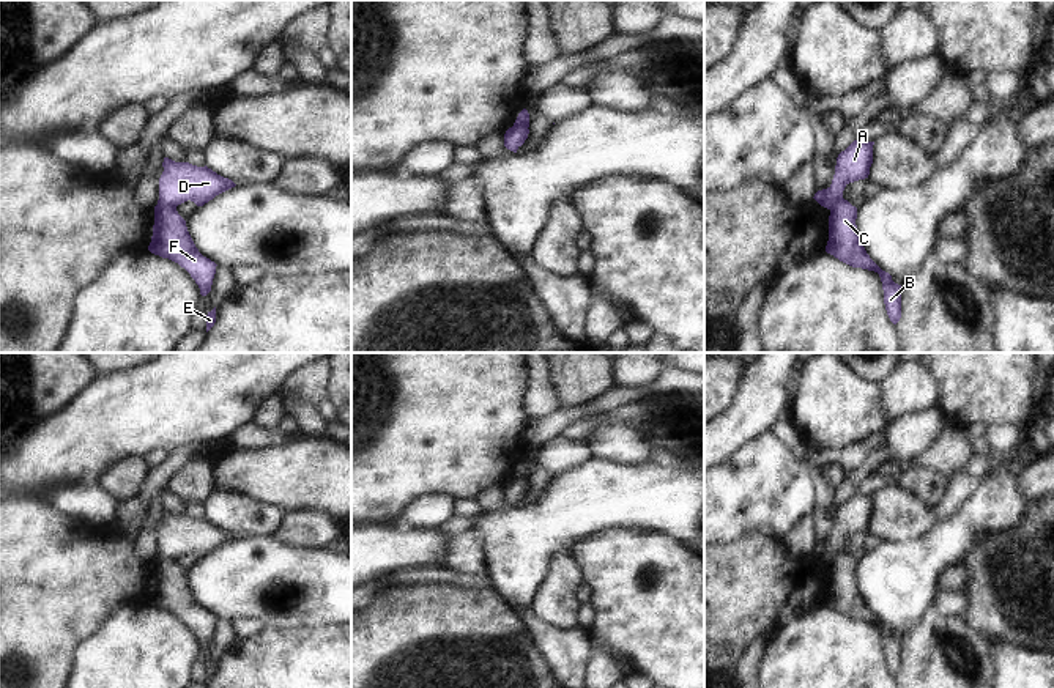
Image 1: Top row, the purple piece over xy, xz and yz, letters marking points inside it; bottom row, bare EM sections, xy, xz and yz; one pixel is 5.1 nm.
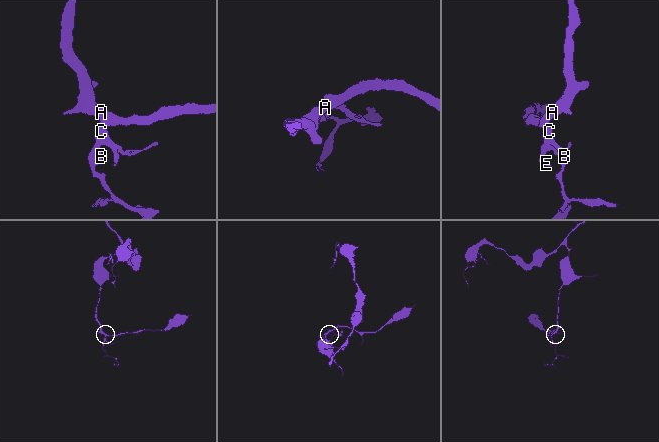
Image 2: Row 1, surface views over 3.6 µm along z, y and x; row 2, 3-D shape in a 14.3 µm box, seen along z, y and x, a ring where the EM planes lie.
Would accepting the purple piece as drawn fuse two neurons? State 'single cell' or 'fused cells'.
fused cells

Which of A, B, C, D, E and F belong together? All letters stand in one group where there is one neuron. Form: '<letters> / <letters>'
A D / B C E F

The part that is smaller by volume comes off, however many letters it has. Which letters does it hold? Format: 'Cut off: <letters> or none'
Cut off: B, C, E, F

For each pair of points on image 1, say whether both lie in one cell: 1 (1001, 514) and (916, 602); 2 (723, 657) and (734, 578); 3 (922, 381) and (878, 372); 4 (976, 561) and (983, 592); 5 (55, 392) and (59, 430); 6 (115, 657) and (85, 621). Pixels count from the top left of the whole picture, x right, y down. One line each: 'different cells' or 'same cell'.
1: same cell
2: same cell
3: different cells
4: same cell
5: different cells
6: different cells

